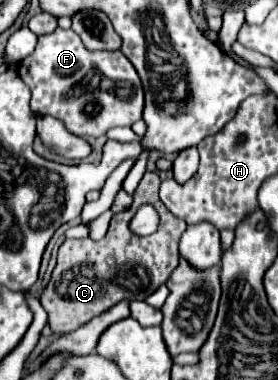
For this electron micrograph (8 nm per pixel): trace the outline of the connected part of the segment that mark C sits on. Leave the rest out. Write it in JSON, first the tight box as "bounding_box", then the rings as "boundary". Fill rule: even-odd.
{"bounding_box":[39,172,187,334],"boundary":[[[145,172],[131,208],[113,214],[107,234],[101,240],[65,240],[57,254],[57,266],[51,274],[49,284],[39,296],[45,312],[49,314],[49,328],[55,334],[75,330],[89,318],[109,310],[121,300],[145,300],[161,284],[167,282],[171,272],[179,264],[179,242],[187,224],[173,216],[159,202],[161,178],[157,172]],[[151,204],[159,214],[159,228],[151,236],[137,236],[131,232],[129,222],[139,206]]]}

